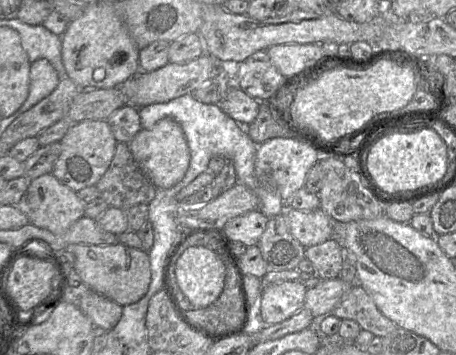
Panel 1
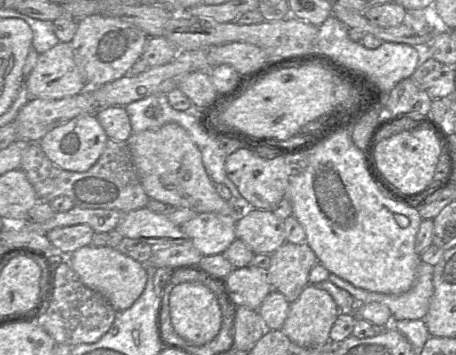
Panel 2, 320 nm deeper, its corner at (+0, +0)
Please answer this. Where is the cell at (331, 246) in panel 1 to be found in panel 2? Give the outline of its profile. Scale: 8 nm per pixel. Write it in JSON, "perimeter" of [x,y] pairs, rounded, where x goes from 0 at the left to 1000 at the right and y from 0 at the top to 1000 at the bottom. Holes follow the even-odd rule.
{"perimeter":[[[625,682],[594,715],[594,746],[586,761],[599,817],[618,825],[636,854],[649,848],[678,797],[680,763],[697,741],[695,721],[673,685]]]}

